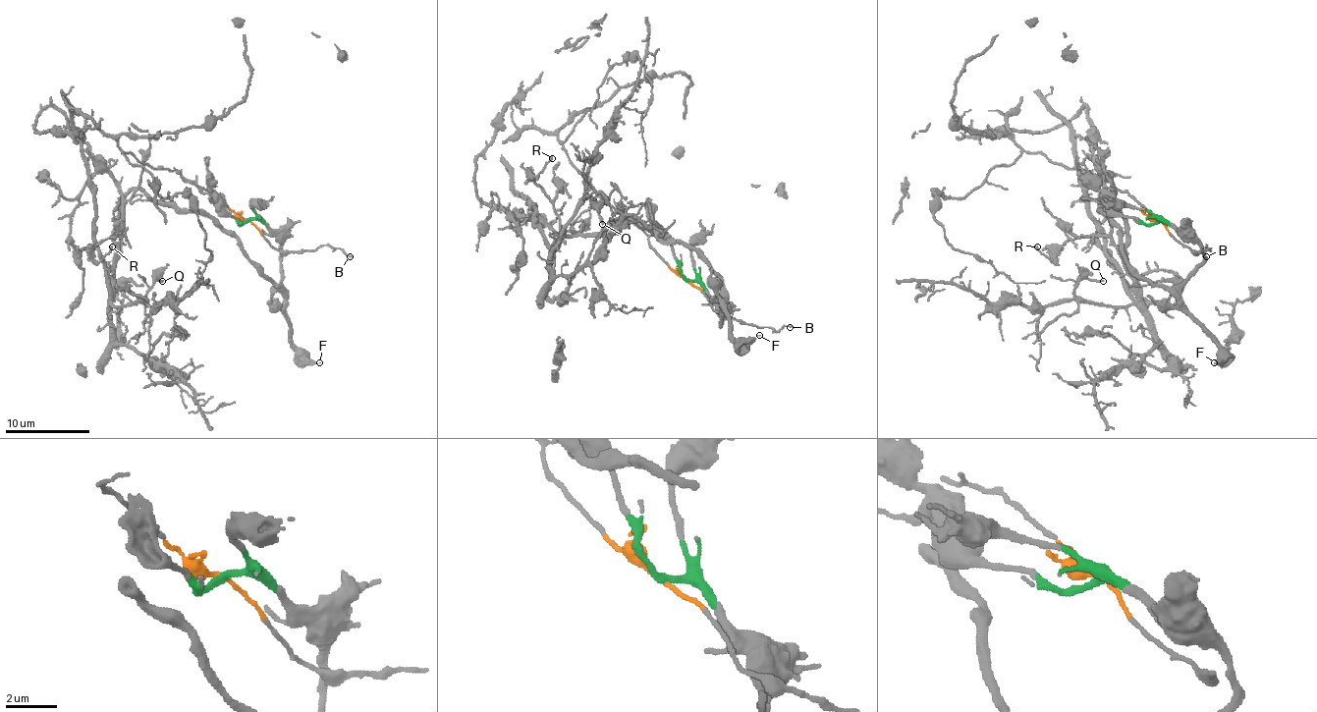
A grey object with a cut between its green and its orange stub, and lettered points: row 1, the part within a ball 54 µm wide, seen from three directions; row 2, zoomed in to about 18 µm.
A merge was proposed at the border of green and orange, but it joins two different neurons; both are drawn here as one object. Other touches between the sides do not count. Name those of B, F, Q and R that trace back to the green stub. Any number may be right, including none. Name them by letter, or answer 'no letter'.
F, Q, R

